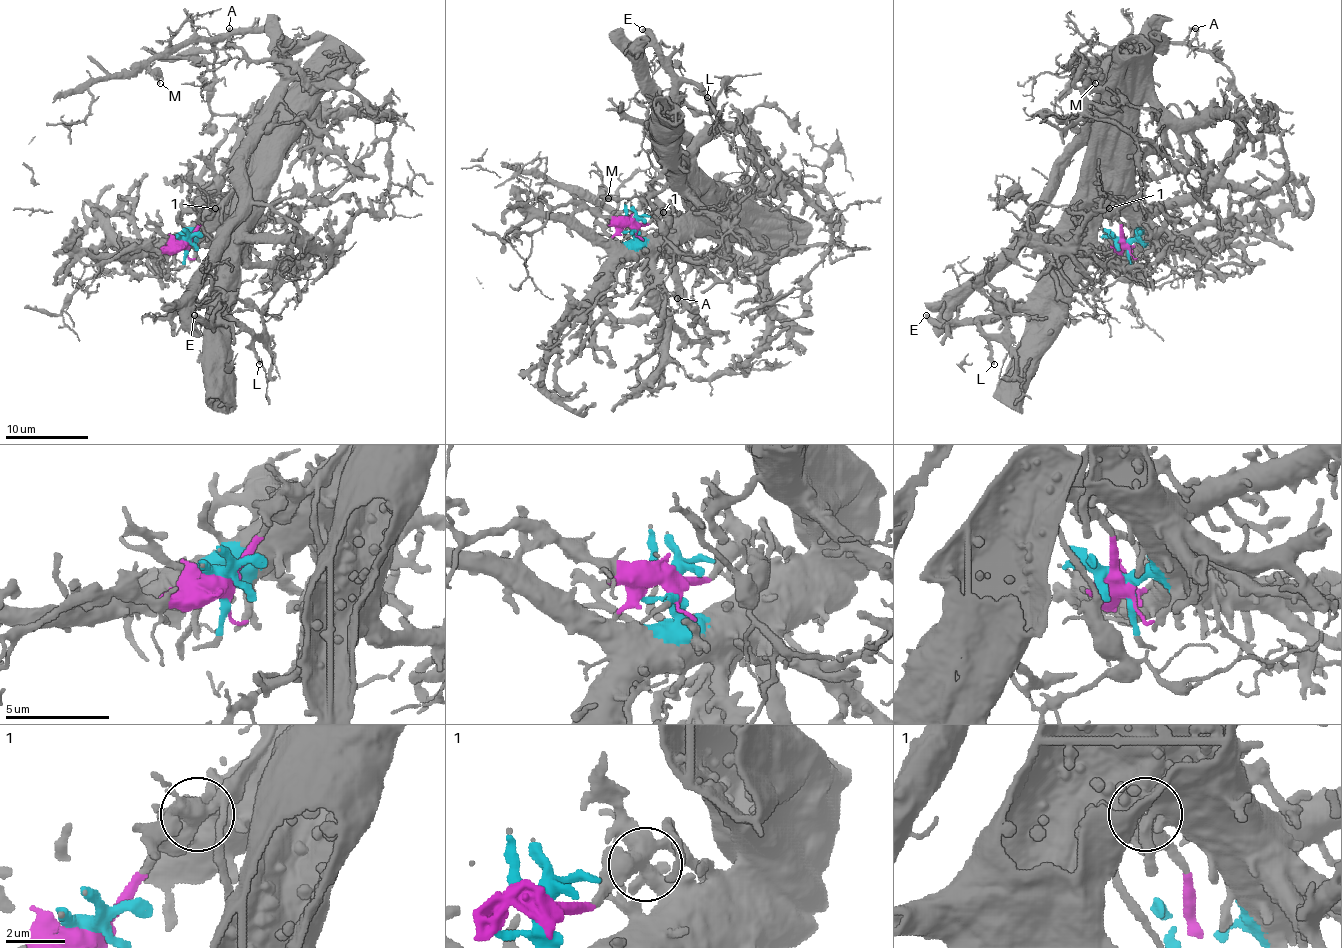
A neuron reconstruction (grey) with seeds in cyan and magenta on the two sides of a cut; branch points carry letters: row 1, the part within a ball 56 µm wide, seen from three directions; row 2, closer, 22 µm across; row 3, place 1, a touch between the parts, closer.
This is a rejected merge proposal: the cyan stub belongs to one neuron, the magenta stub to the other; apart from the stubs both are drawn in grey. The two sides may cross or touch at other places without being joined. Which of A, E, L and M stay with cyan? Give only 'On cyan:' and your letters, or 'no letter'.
On cyan: E, L

